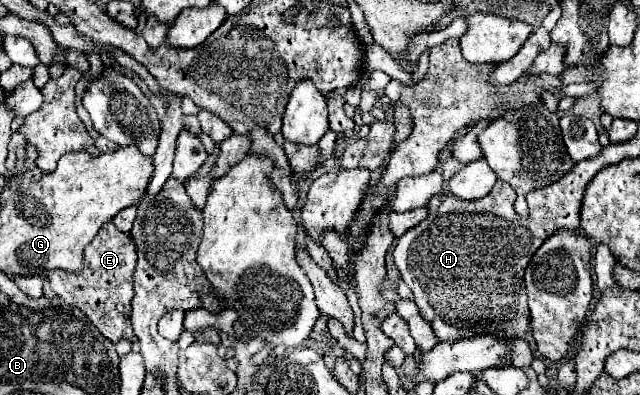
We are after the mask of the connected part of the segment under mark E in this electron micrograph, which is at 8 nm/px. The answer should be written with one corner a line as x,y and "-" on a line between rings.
108,222
100,228
100,232
94,236
94,240
84,248
84,264
80,272
62,272
52,270
48,272
50,288
52,292
68,302
70,306
80,308
88,320
110,340
132,340
136,338
128,318
130,318
130,300
134,296
134,266
136,266
136,250
134,240
130,234
118,230
114,222

